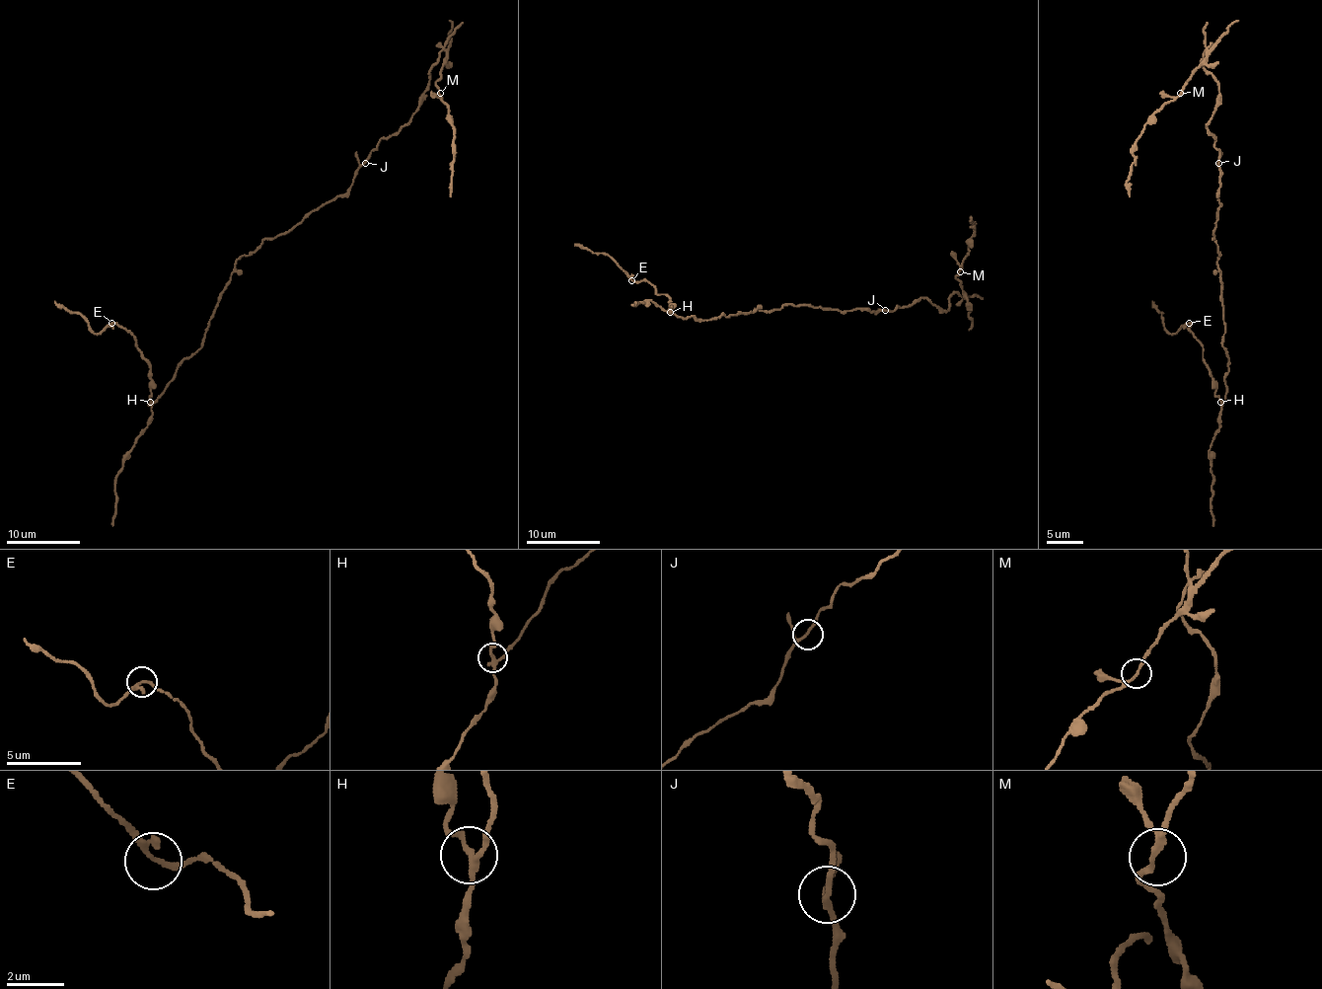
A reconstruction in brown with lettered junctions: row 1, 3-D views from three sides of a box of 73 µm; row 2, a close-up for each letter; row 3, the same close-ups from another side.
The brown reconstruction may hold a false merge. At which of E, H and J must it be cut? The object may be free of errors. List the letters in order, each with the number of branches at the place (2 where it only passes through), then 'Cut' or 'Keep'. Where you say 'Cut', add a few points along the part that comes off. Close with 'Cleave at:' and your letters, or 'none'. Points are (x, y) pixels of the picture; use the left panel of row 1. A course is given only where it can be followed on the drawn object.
E: Branches: 3. Keep
H: Branches: 3. Keep
J: Branches: 3. Cut. Course of the part to remove: (365, 163), (382, 137), (412, 115), (444, 51), (436, 86), (449, 108), (453, 137), (449, 195)
Cleave at: J

